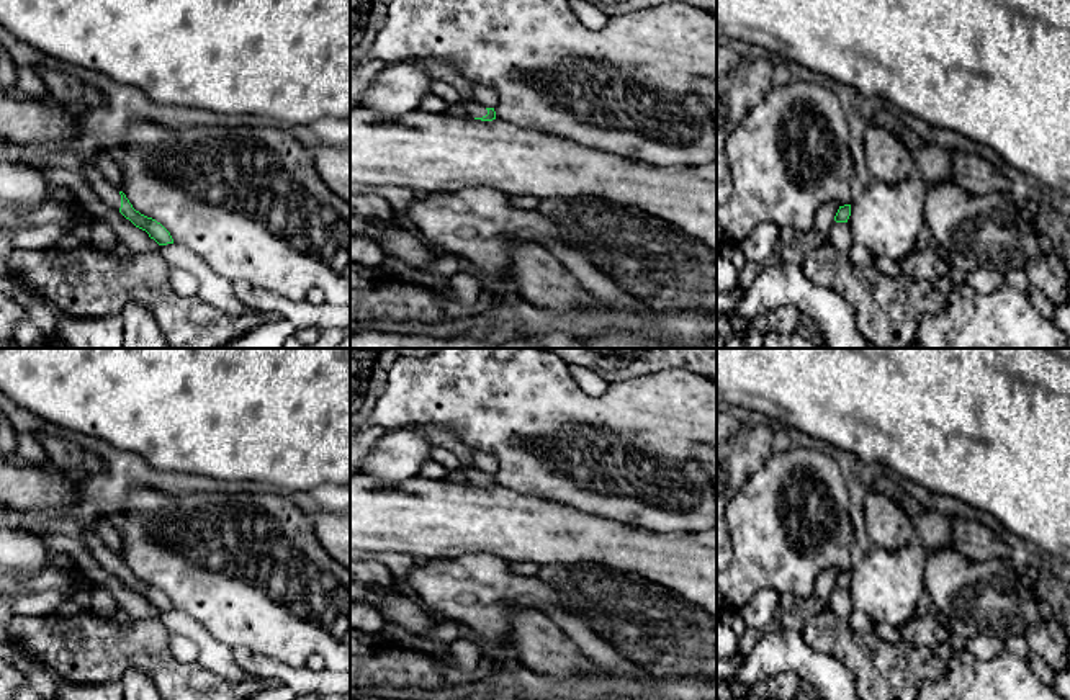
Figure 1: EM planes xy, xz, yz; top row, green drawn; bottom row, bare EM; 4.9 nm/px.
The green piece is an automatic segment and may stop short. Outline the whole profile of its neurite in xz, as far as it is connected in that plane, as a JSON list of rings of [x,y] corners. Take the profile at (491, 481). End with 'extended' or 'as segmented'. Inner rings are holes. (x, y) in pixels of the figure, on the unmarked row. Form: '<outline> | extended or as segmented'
[[[463,464],[460,469],[466,474],[468,484],[474,484],[474,486],[481,486],[481,487],[496,486],[494,474],[484,474],[478,468],[474,468],[473,464],[470,464],[470,466]]] | extended

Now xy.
[[[87,532],[82,541],[105,571],[116,574],[136,594],[146,597],[159,612],[173,610],[170,599],[160,589],[136,577],[126,561],[113,553],[93,532]]] | extended

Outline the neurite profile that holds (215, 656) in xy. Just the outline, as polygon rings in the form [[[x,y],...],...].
[[[159,612],[157,620],[165,625],[170,633],[190,638],[198,644],[198,662],[205,669],[218,674],[229,682],[260,680],[257,675],[247,674],[236,661],[234,649],[219,643],[205,626],[195,618],[180,612]]]

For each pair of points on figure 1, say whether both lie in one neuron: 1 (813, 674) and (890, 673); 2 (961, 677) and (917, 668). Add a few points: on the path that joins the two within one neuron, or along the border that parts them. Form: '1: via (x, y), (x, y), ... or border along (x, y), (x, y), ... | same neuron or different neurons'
1: border along (817, 651), (835, 658), (851, 674), (854, 682) | different neurons
2: border along (946, 663), (946, 671), (939, 677), (923, 682) | different neurons

